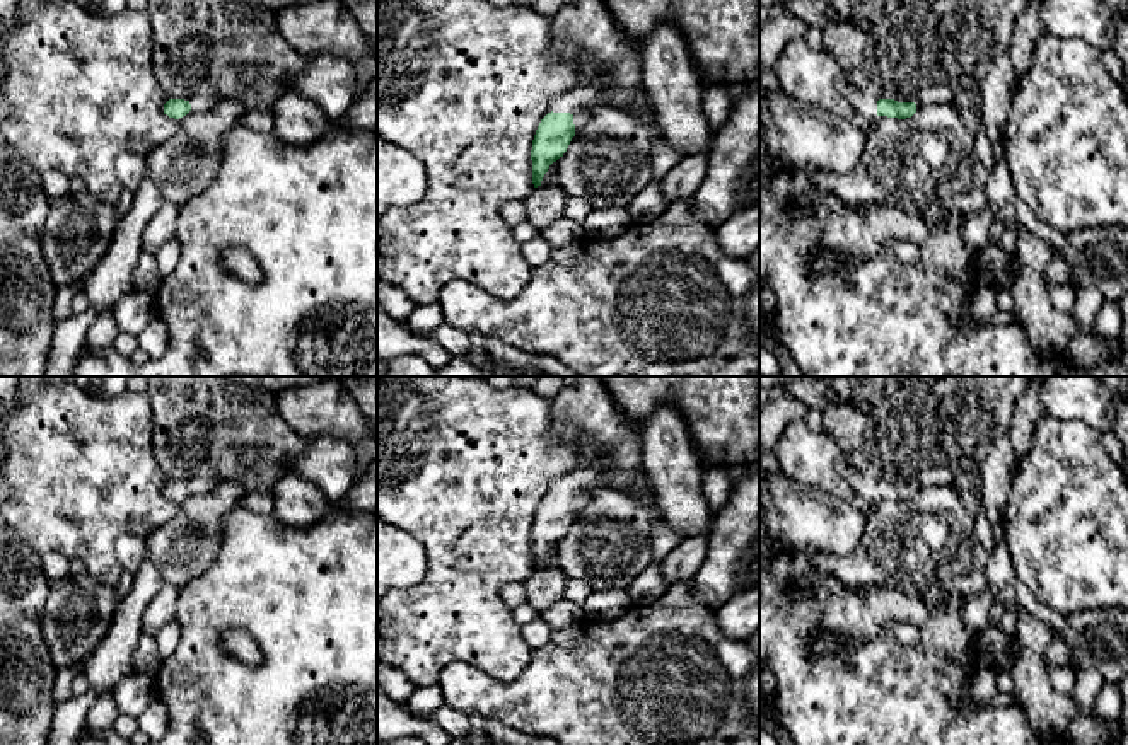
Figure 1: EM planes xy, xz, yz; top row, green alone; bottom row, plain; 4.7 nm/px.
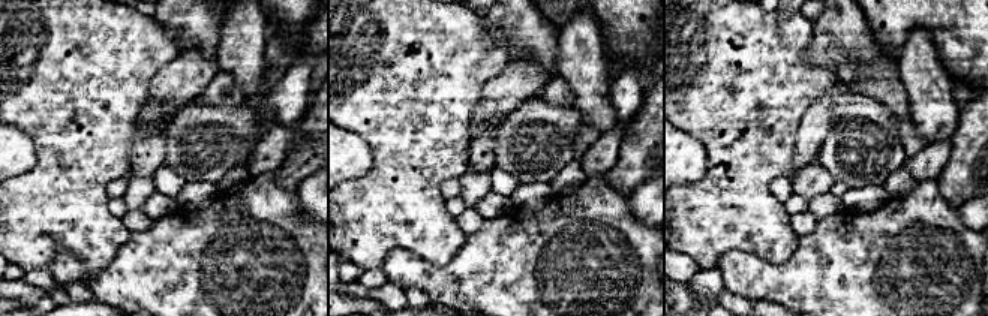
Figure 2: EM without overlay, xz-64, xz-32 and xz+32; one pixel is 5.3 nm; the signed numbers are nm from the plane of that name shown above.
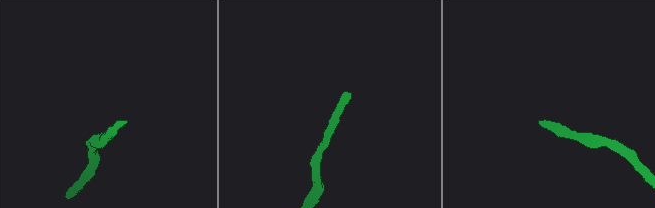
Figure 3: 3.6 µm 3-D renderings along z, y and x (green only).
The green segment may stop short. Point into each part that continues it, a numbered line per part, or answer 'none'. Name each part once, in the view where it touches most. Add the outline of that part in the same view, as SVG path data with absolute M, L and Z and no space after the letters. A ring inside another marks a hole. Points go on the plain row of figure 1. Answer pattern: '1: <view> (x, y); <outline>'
1: xz (586, 478); M592 459L587 464L577 464L572 471L558 477L551 488L553 494L582 496L596 489L608 488L614 465L609 459Z

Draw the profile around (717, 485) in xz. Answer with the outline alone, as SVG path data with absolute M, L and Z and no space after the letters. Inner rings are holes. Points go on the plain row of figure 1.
M724 465L705 467L701 491L710 513L717 513L730 498L736 486L732 471Z

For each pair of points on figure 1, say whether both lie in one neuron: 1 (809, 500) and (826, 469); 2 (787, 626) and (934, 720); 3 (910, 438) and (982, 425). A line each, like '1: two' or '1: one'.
1: two
2: one
3: one

